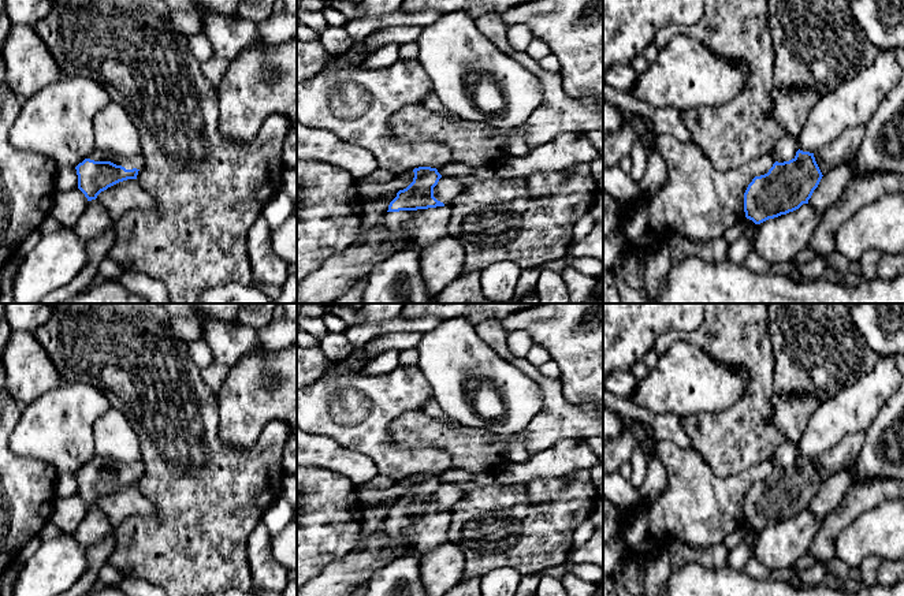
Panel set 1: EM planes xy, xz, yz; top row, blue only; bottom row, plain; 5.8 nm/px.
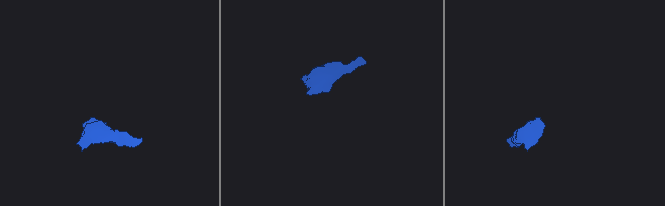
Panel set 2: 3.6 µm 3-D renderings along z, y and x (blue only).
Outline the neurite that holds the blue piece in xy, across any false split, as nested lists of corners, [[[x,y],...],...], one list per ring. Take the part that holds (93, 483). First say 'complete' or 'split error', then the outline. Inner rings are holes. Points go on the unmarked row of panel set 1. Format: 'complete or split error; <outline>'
split error; [[[96,454],[88,465],[75,473],[78,495],[88,507],[96,506],[101,498],[111,492],[127,485],[137,485],[144,469],[142,461],[124,463]]]

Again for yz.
split error; [[[866,432],[848,433],[815,459],[799,455],[792,466],[775,468],[767,480],[755,483],[748,491],[745,524],[760,530],[808,510],[825,480],[838,472],[855,472],[864,439]]]

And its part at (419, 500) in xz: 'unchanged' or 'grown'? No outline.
grown

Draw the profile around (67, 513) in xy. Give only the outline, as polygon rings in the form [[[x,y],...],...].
[[[79,495],[56,499],[49,522],[62,532],[72,534],[86,511],[88,504]]]

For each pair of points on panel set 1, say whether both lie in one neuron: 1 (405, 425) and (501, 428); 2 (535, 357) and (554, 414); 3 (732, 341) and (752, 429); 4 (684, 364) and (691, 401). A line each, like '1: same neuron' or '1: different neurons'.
1: different neurons
2: different neurons
3: same neuron
4: same neuron

